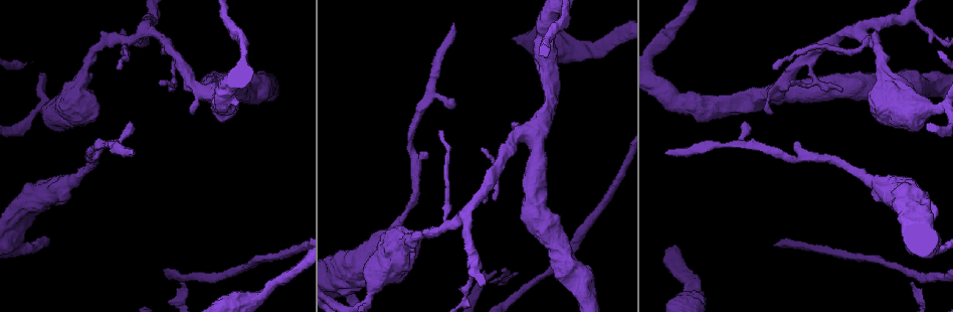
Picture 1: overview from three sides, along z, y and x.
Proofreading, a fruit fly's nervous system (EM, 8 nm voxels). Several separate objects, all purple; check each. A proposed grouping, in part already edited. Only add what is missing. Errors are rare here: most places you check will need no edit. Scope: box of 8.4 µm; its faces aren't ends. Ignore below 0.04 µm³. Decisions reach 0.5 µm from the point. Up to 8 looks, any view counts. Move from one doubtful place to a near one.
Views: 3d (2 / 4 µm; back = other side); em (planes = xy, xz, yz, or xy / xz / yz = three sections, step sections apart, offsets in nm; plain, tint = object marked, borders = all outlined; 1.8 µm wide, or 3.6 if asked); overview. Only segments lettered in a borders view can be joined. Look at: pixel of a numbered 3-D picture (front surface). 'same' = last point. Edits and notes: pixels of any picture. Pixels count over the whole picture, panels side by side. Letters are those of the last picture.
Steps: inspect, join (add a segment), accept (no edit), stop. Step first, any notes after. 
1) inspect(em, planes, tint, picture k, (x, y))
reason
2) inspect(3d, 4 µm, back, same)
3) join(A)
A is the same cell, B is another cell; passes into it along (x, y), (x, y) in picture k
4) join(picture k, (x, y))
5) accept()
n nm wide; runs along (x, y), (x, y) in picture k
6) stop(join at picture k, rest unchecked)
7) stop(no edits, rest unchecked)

inspect(3d, 2 µm, picture 1, (131, 150))
free end

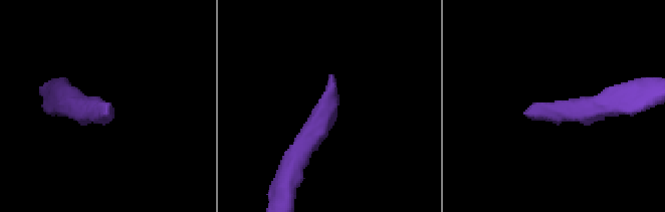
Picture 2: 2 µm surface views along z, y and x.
inspect(em, planes, borders, picture 2, (333, 79))

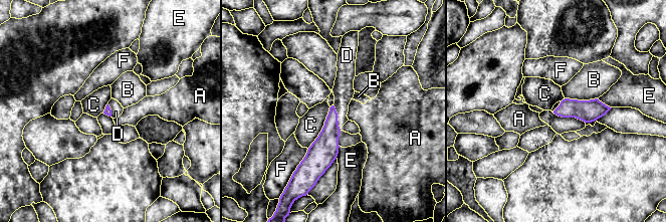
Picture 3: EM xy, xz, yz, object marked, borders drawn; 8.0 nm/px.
join(D)
D is the same cell, A, B, C, E and F are other cells; the cell continues

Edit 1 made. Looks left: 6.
inspect(overview)

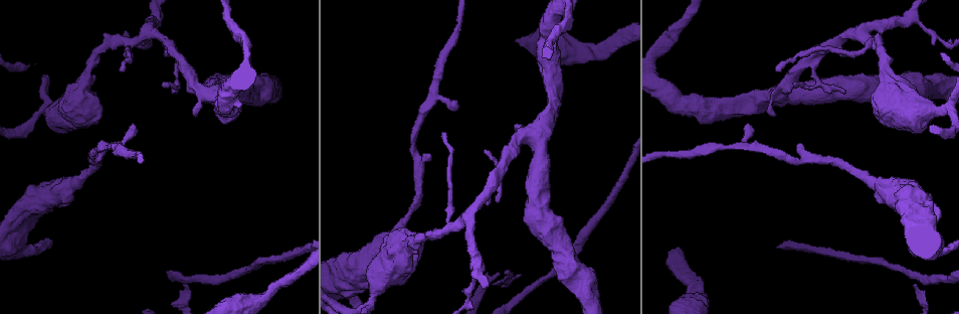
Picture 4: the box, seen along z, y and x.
inspect(3d, 4 µm, picture 4, (176, 94))
free end

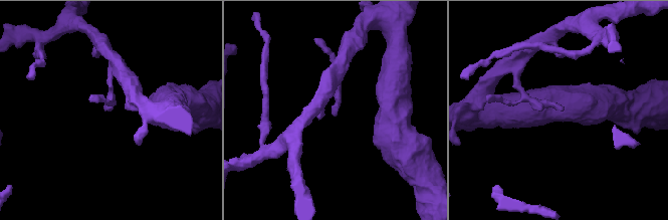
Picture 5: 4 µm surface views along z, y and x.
inspect(em, planes, borders, picture 5, (562, 110))
shape alone is not enough

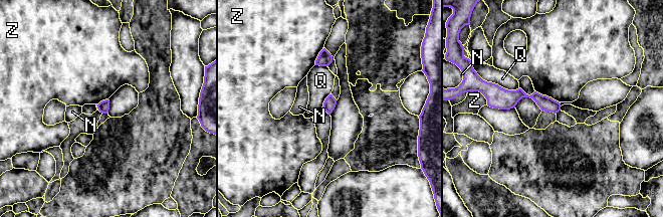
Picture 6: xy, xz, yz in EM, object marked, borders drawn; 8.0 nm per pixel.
accept()
90 nm wide; N, Q and Z are other cells; runs along (494, 103), (534, 95), (558, 107) in picture 6; none of them fits

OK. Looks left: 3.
inspect(em, planes, tint, picture 4, (119, 68))
tapers out

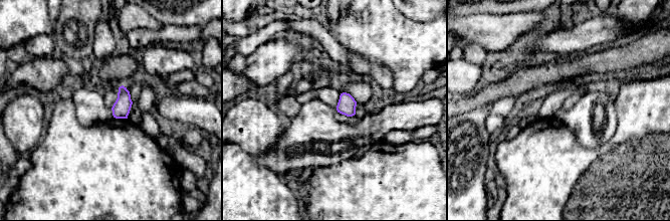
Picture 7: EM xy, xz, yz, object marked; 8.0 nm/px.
inspect(em, planes, borders, same)

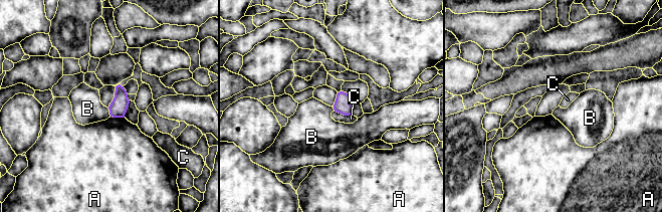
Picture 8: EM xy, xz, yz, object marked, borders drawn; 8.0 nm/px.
accept()
C touches over 150 nm; A, B and C are other cells; border along (107, 108), (111, 116) in picture 8; no lettered segment goes on from it

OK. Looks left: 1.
stop(join at picture 3, rest unchecked)

